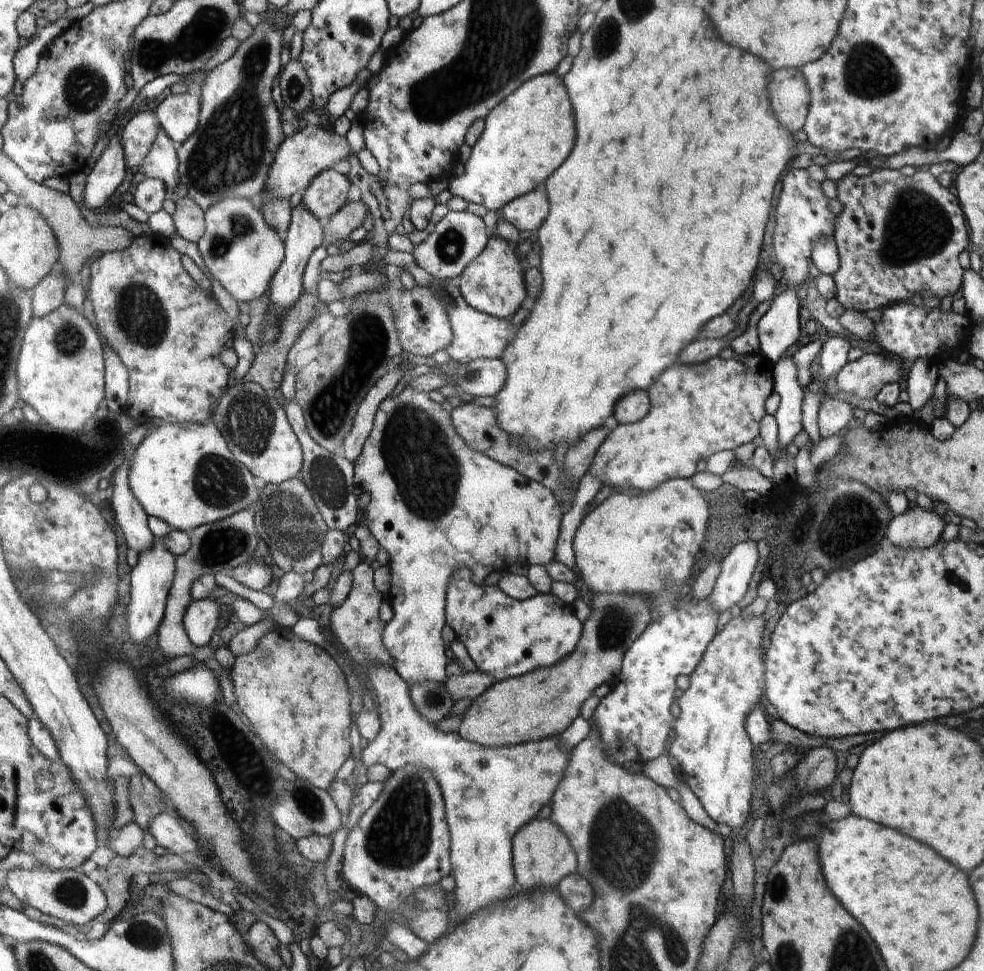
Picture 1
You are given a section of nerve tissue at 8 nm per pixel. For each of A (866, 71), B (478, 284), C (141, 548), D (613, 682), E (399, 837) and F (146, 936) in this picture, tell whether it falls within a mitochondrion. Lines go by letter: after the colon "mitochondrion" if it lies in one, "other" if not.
A: mitochondrion
B: mitochondrion
C: other
D: other
E: mitochondrion
F: mitochondrion

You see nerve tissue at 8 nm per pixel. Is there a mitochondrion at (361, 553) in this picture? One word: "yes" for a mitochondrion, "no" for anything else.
no

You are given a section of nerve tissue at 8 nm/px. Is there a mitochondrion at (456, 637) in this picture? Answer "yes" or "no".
no

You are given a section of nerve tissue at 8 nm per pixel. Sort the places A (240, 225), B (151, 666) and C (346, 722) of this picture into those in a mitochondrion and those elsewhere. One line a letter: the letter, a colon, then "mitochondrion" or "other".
A: mitochondrion
B: other
C: other

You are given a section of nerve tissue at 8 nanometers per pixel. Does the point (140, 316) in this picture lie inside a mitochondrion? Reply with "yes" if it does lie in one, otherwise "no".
yes

